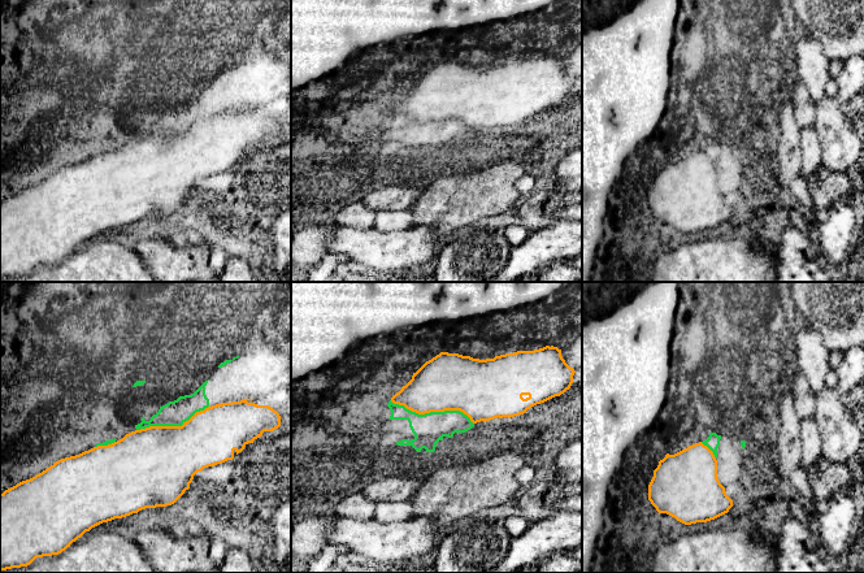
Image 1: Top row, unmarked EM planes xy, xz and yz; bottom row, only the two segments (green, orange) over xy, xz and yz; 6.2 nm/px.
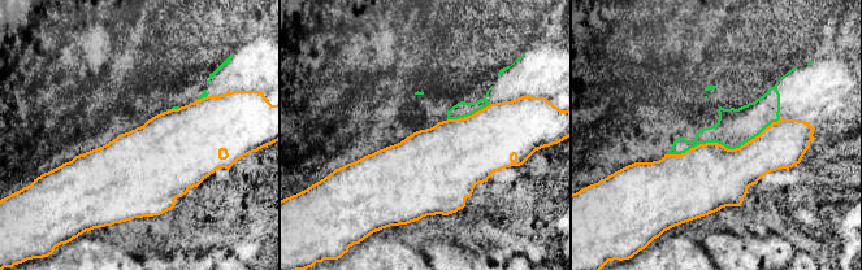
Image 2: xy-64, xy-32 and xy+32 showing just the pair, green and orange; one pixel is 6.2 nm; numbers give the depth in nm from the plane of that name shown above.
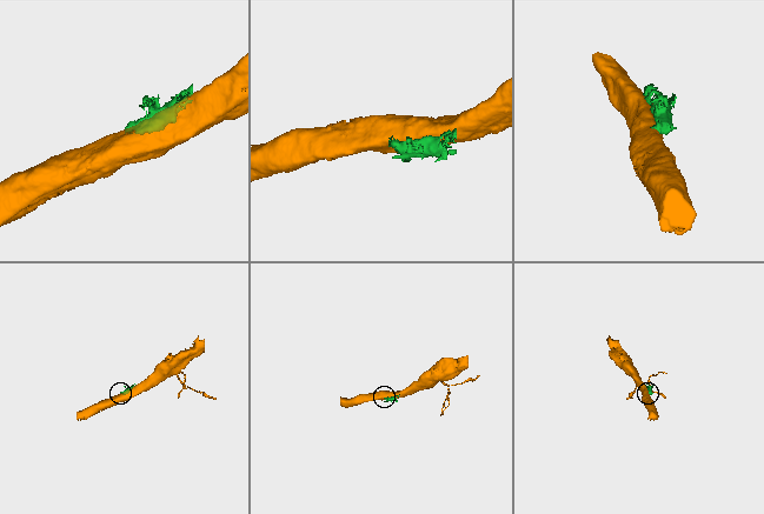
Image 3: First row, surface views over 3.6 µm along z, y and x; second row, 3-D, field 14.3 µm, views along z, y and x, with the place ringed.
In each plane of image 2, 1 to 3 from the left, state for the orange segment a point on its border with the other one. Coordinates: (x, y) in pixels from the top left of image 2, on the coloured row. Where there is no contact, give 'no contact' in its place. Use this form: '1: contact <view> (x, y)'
1: contact xy-64 (172, 108)
2: contact xy-32 (468, 114)
3: contact xy+32 (723, 144)

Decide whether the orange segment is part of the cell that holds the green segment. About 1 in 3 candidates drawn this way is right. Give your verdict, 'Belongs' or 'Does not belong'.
Does not belong

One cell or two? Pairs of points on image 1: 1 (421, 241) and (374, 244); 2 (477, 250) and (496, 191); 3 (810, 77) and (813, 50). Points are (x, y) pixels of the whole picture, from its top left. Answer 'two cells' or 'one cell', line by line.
1: one cell
2: two cells
3: one cell

